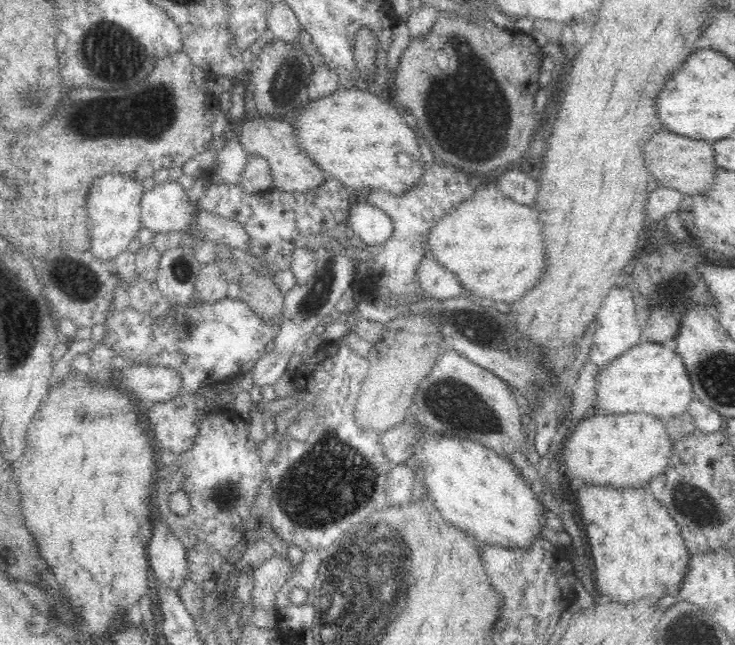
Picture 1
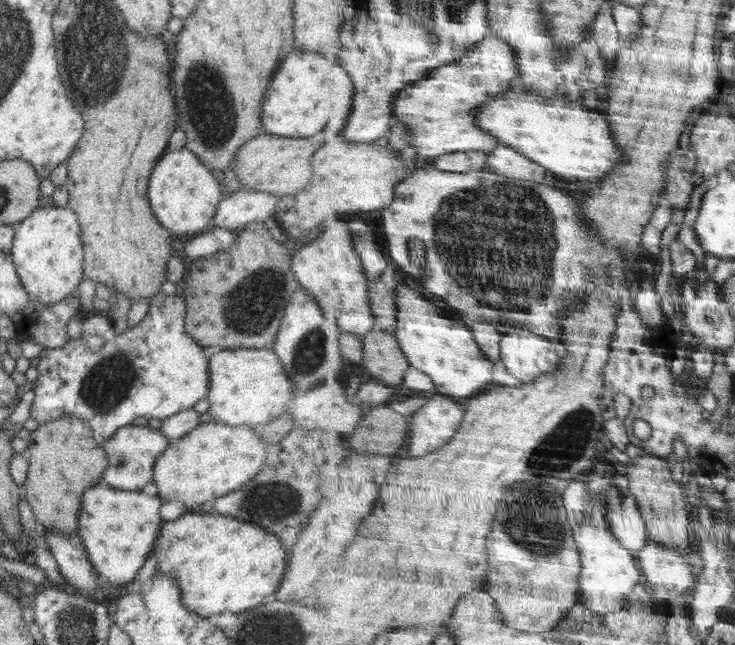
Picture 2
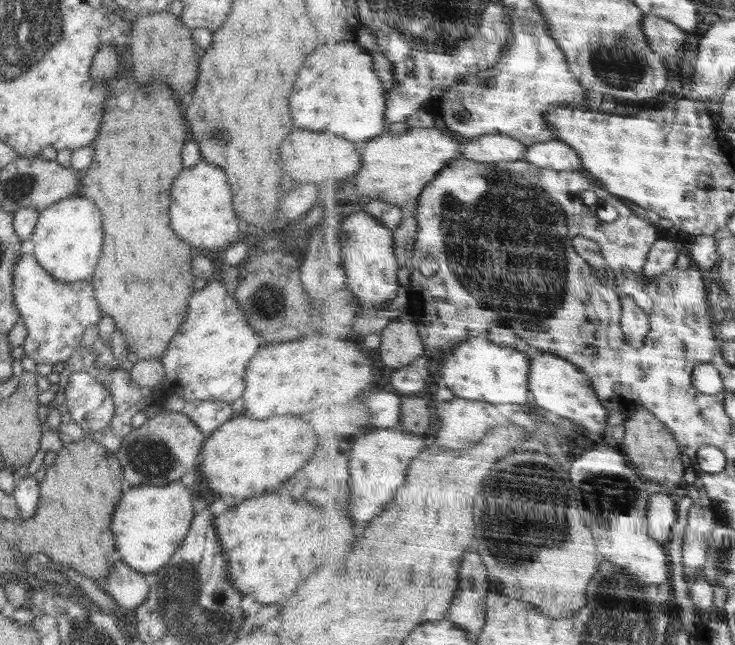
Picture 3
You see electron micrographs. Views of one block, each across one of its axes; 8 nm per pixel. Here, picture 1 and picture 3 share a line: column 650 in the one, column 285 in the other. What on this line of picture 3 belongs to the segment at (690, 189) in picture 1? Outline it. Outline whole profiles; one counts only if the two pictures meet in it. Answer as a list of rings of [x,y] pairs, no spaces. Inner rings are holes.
[[[308,130],[292,132],[282,144],[280,144],[280,160],[282,170],[292,176],[298,184],[300,182],[312,182],[312,184],[339,184],[346,177],[357,175],[362,169],[362,144],[350,142],[342,136],[330,136],[330,134],[316,134]]]

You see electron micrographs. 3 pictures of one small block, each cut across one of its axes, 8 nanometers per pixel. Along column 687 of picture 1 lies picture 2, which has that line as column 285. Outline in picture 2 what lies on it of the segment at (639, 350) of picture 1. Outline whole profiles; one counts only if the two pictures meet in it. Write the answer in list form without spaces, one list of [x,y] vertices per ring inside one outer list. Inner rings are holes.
[[[224,349],[208,360],[209,394],[205,397],[210,407],[207,419],[230,426],[248,425],[255,428],[284,414],[286,406],[300,392],[282,370],[278,354],[266,349]]]

